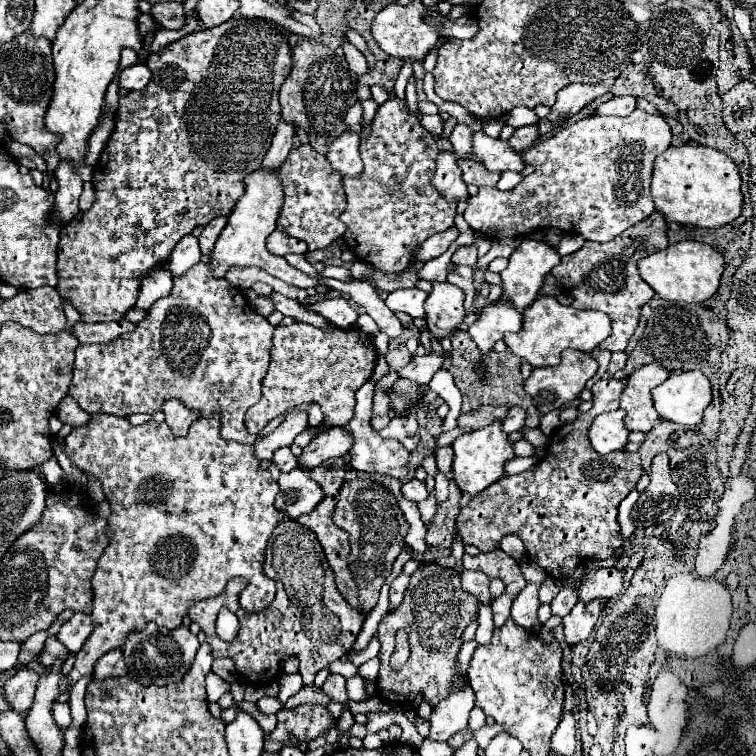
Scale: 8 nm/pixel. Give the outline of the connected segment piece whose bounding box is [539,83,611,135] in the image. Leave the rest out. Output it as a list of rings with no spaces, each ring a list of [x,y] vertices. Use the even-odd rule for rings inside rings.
[[[571,83],[571,85],[567,85],[565,89],[561,89],[557,93],[557,101],[551,107],[549,117],[539,121],[541,135],[545,135],[557,127],[557,123],[561,121],[561,113],[563,113],[563,117],[577,115],[585,105],[589,105],[597,97],[603,97],[609,91],[611,91],[611,87],[603,87],[599,83]]]

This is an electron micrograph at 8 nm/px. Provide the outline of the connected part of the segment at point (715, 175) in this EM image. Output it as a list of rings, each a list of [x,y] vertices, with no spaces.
[[[685,143],[681,147],[669,147],[655,159],[651,195],[655,201],[655,209],[665,215],[667,223],[681,223],[685,227],[721,227],[731,223],[741,215],[743,209],[743,193],[741,193],[741,177],[739,169],[731,157],[723,155],[719,149],[701,147],[695,143]]]

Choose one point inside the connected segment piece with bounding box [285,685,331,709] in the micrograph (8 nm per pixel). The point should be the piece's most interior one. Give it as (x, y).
(312, 694)

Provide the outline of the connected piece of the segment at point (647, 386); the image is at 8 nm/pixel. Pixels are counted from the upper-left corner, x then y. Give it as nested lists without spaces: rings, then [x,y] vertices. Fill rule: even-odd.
[[[659,363],[643,365],[629,375],[627,387],[621,393],[621,407],[627,413],[625,417],[627,429],[651,431],[655,421],[661,419],[661,415],[653,407],[651,389],[661,385],[667,377],[669,377],[669,371],[663,369]]]

